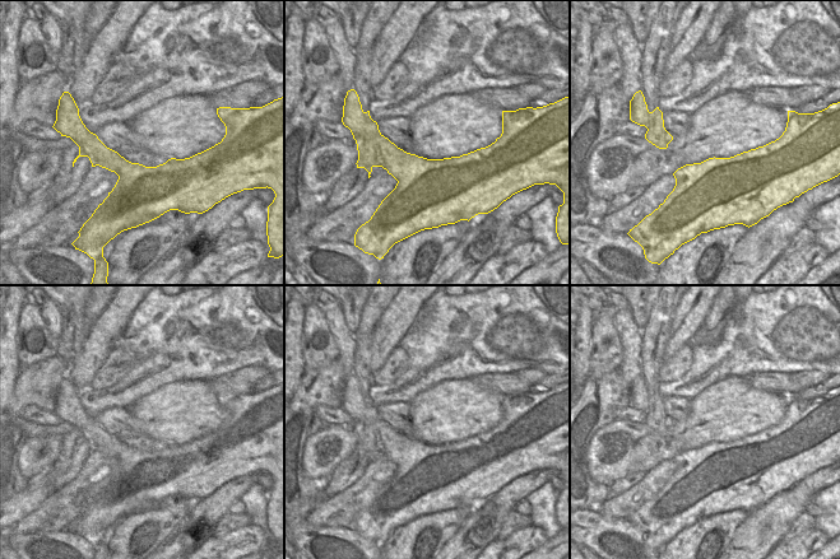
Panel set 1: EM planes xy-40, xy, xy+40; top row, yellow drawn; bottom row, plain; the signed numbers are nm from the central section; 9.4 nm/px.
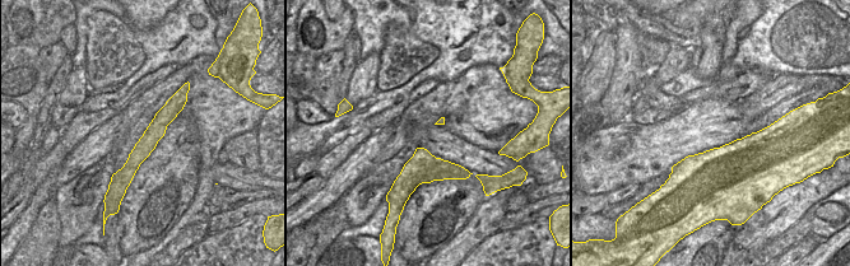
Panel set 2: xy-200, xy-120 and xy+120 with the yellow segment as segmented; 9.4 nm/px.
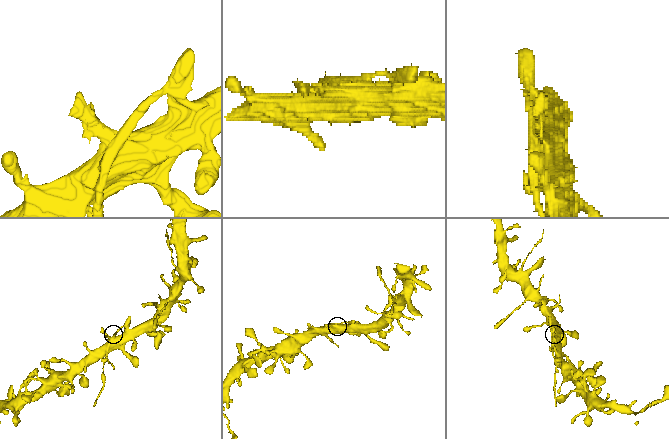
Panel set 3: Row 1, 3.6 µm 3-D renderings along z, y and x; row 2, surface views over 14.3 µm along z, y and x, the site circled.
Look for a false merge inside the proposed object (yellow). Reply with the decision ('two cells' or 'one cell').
two cells

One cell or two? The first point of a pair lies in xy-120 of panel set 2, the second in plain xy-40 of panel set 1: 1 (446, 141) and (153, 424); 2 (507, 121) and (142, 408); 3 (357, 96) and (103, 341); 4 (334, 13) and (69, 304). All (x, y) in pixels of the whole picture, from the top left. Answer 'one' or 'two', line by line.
1: two
2: one
3: one
4: two

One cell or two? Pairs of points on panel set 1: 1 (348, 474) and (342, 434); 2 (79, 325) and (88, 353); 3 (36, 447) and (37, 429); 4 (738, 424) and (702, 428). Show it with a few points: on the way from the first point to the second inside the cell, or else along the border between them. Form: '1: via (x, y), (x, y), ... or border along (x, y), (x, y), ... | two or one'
1: border along (354, 448), (329, 478) | two
2: border along (92, 322), (83, 348), (77, 355) | two
3: border along (61, 436), (46, 434), (24, 438) | two
4: via (729, 424), (711, 424) | one

